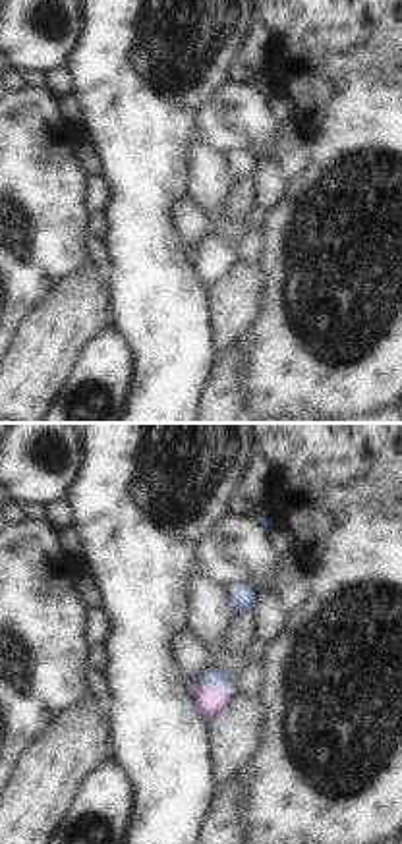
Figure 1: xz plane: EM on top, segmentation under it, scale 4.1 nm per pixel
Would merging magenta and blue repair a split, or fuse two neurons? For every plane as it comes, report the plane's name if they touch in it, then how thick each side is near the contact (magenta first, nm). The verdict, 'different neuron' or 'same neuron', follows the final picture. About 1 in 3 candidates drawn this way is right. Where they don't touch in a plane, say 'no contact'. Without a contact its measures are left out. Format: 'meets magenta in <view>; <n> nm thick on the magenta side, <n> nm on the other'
meets magenta in xz; 120 nm thick on the magenta side, 80 nm on the other

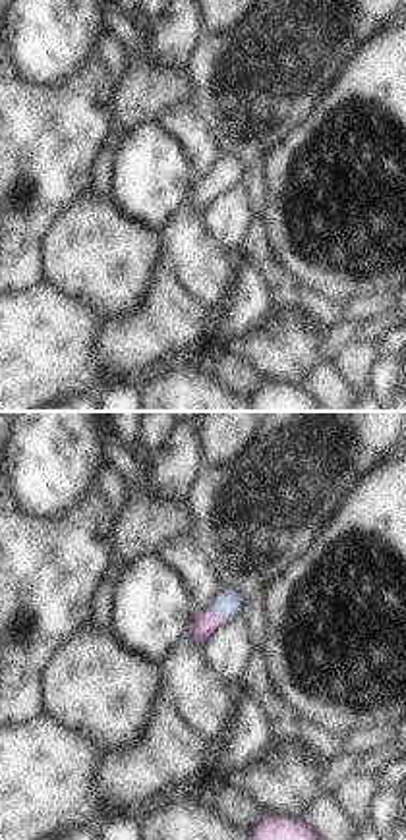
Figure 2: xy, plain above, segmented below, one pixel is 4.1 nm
meets magenta in xy; 110 nm thick on the magenta side, 110 nm on the other

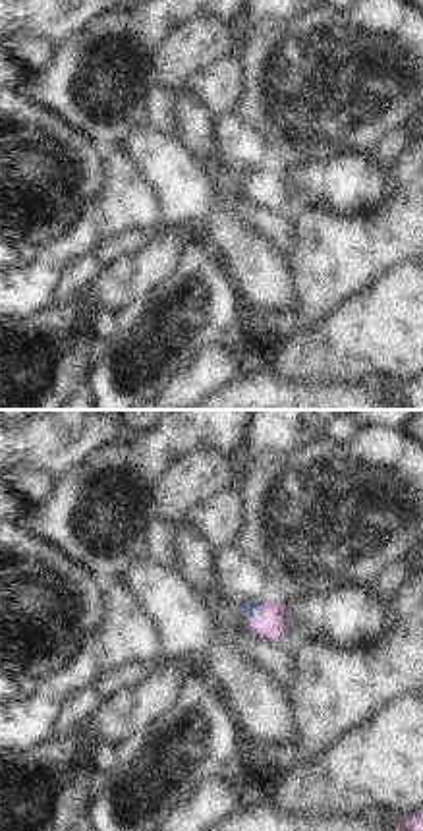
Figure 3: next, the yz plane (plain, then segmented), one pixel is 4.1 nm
meets magenta in yz; 140 nm thick on the magenta side, 70 nm on the other

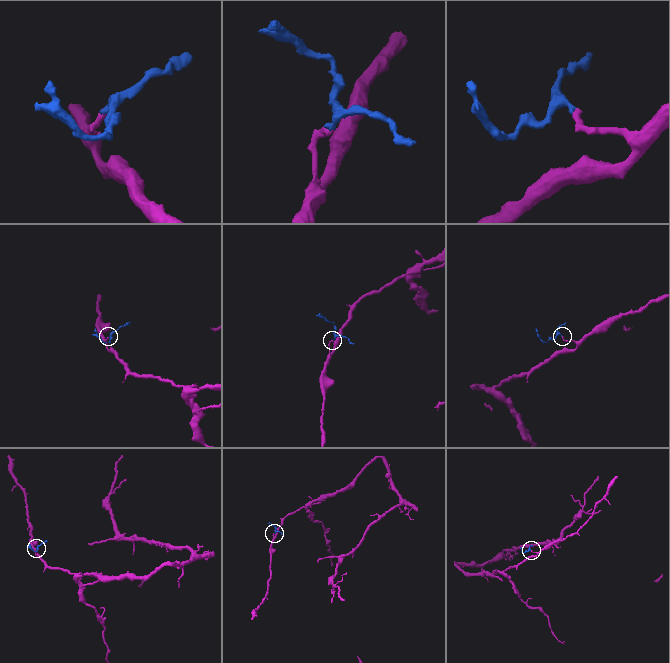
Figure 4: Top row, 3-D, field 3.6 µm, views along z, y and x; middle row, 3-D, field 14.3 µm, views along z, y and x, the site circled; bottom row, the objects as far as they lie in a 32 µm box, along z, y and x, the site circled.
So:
same neuron

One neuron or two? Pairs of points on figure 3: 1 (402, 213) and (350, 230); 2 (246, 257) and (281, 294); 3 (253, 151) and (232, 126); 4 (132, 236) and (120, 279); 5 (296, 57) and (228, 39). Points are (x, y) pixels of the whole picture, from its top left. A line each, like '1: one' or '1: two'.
1: one
2: one
3: one
4: two
5: two

